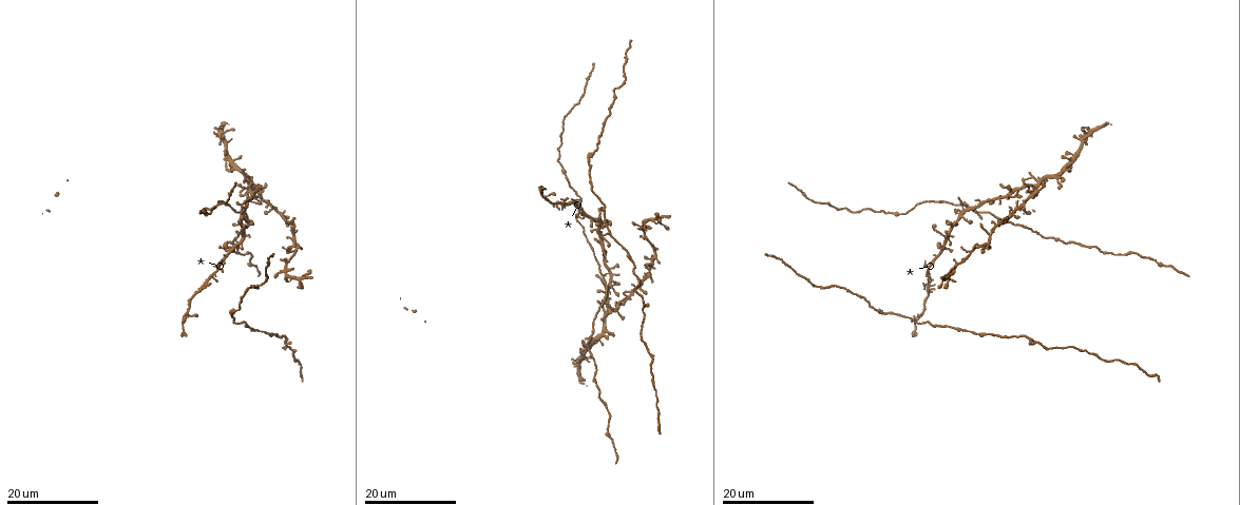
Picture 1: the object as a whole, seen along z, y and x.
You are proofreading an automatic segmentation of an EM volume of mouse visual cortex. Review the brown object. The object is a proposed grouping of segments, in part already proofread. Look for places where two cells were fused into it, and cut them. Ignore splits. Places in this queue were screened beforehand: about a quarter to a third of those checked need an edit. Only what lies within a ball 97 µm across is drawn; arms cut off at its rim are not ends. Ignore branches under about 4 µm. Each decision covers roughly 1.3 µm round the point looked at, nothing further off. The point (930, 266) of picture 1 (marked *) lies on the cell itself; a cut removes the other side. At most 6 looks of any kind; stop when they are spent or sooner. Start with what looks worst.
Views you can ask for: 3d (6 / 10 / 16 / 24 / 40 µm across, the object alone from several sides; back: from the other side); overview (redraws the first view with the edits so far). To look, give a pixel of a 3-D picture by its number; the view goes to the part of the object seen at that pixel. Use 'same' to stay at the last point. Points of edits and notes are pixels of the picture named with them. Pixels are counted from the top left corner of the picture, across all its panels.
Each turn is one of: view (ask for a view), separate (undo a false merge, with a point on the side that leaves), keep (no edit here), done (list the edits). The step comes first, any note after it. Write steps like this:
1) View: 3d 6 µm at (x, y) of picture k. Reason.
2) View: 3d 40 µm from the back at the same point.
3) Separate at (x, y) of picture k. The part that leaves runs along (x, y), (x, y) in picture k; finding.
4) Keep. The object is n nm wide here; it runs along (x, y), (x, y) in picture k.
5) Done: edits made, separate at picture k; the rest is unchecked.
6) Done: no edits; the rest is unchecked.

View: 3d 16 µm at (225, 159) of picture 1.

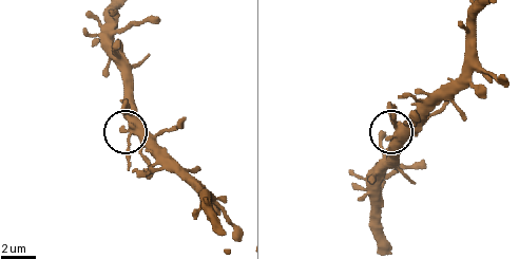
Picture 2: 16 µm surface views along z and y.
View: 3d 6 µm at (396, 127) of picture 2.

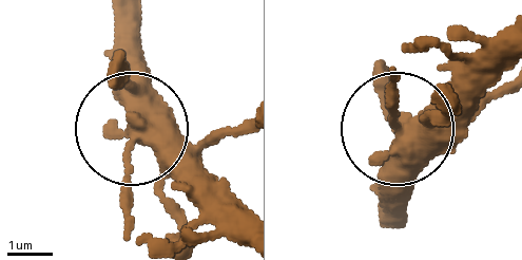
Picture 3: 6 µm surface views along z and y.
View: 3d 6 µm from the back at (400, 129) of picture 3.

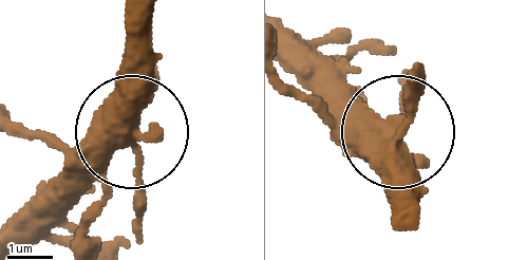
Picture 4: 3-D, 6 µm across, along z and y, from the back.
Keep. The object is 440 nm wide here; it runs along (17, 245), (127, 140), (142, 219) in picture 4; one cell here.

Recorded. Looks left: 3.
View: 3d 24 µm at (545, 197) of picture 1.

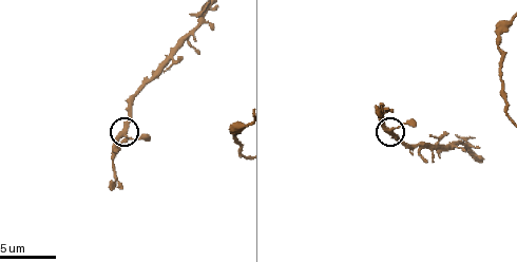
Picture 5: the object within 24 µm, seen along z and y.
View: 3d 6 µm at (126, 134) of picture 5.

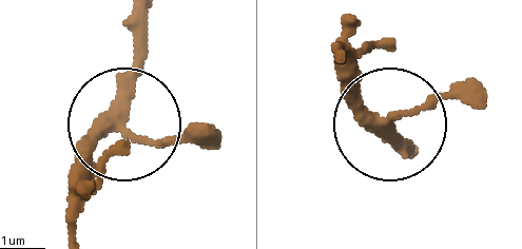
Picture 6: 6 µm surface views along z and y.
Keep. The side arm is 6 µm long; it runs along (148, 8), (129, 111), (73, 186) in picture 6; one cell here.

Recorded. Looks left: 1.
Done: no edits; the rest is unchecked.

